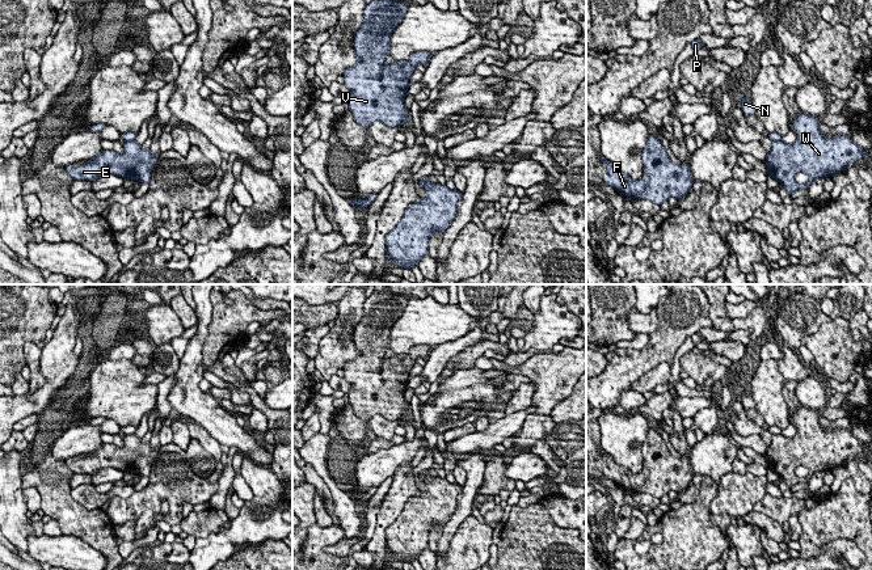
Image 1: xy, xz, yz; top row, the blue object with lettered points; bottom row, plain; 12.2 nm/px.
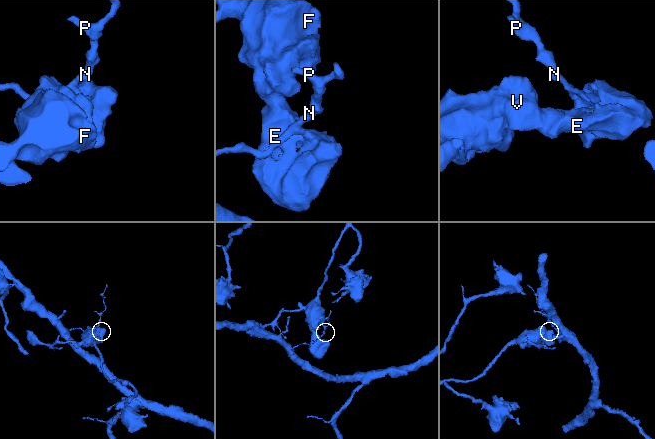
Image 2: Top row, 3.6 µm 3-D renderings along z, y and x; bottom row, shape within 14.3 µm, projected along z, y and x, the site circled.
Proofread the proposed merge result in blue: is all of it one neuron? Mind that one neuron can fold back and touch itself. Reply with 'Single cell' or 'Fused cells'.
Fused cells

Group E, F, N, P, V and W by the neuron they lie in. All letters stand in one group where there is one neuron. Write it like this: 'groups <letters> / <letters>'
groups E F V W / N P

